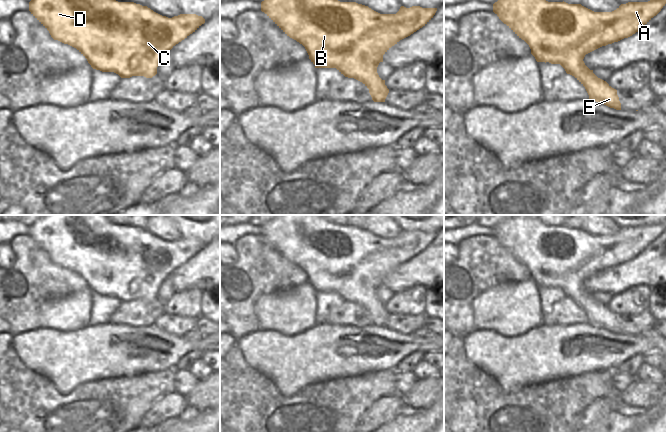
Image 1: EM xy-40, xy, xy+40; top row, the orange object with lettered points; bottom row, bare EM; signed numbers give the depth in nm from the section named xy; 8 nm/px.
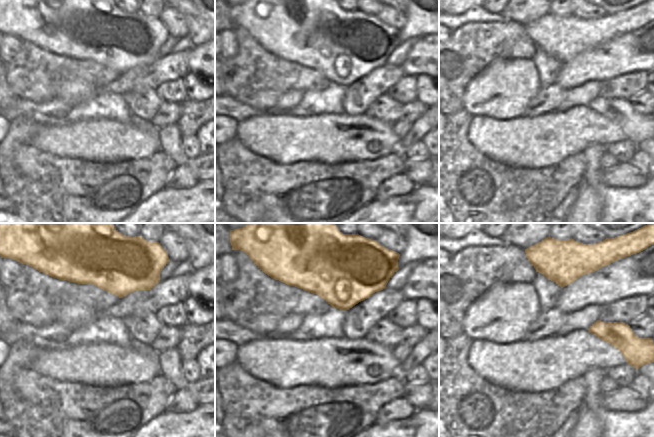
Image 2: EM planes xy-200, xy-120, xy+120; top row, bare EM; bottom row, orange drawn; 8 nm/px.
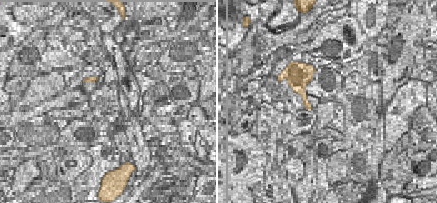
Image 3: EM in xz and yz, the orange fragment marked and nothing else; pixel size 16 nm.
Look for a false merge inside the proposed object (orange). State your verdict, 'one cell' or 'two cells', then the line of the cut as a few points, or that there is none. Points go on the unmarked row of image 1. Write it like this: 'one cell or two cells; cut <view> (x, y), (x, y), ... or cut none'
one cell; cut none

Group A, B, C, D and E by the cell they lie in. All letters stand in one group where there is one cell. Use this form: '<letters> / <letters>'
A B C D E

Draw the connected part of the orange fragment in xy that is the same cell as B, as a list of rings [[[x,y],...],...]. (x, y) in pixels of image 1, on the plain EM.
[[[278,215],[276,218],[261,226],[261,235],[264,236],[287,260],[296,264],[305,271],[309,279],[309,283],[315,289],[315,292],[336,292],[345,301],[354,302],[362,306],[369,313],[369,317],[374,326],[385,326],[389,313],[385,309],[385,304],[382,304],[377,297],[379,287],[383,286],[383,279],[400,264],[410,260],[425,250],[435,239],[437,232],[422,232],[420,230],[406,232],[401,230],[396,238],[380,238],[368,230],[358,228],[356,226],[340,226],[338,224],[332,224],[320,215]]]

